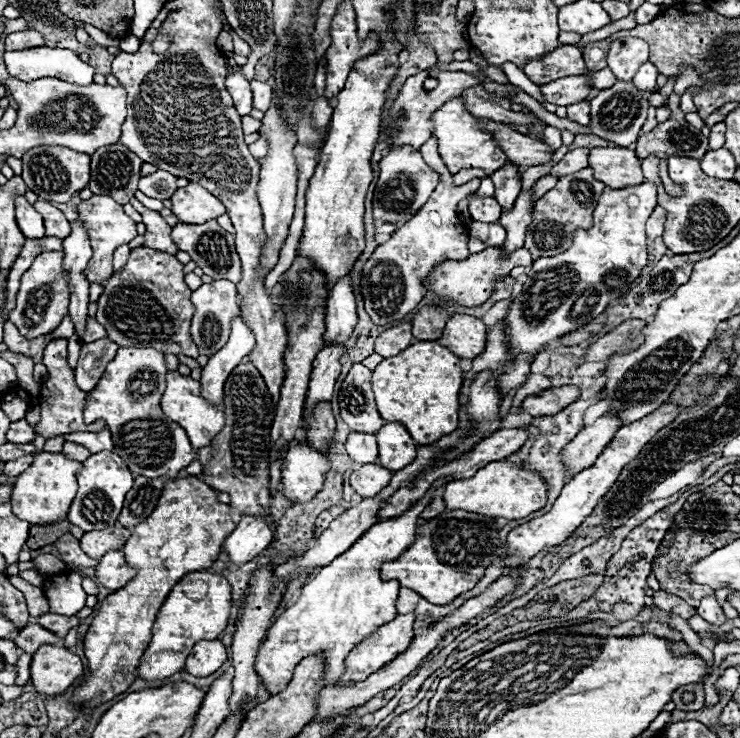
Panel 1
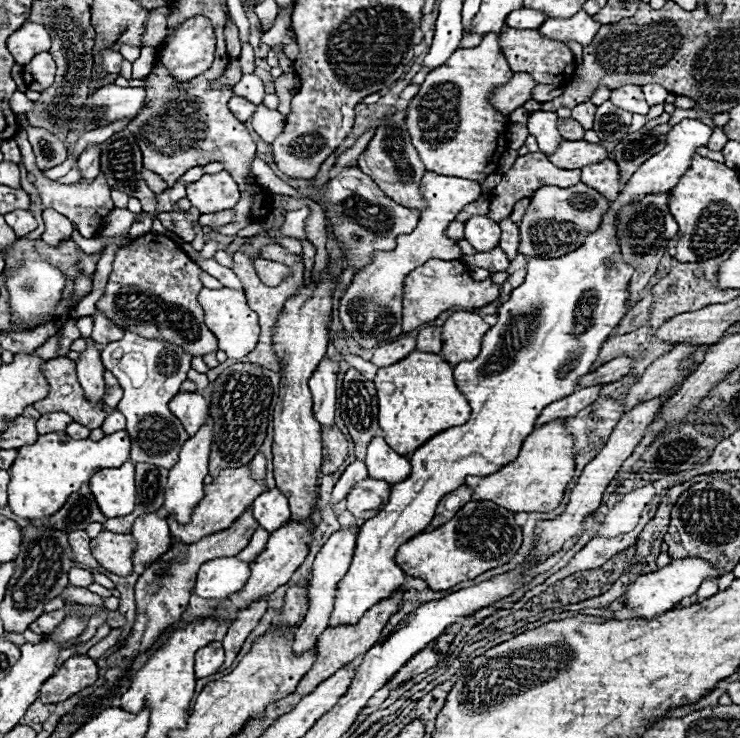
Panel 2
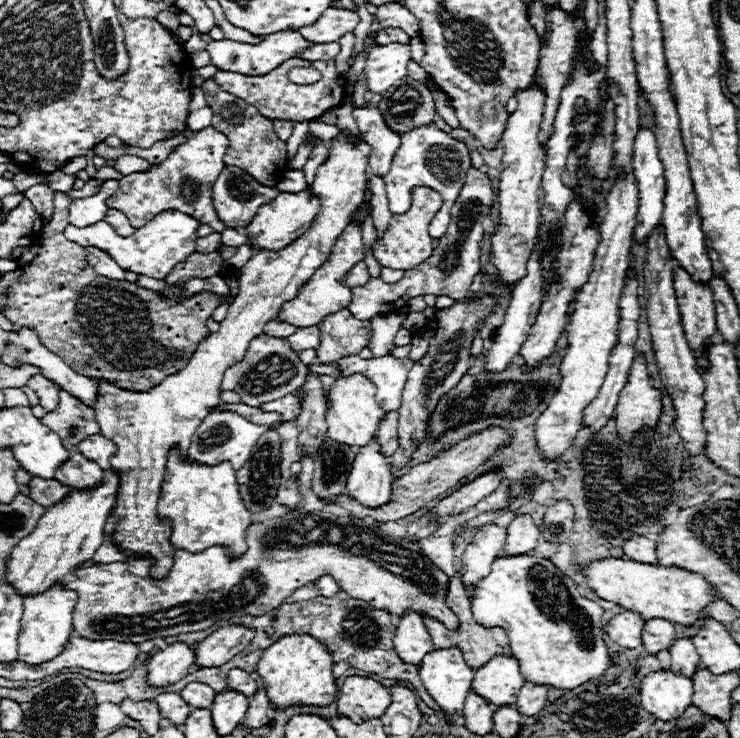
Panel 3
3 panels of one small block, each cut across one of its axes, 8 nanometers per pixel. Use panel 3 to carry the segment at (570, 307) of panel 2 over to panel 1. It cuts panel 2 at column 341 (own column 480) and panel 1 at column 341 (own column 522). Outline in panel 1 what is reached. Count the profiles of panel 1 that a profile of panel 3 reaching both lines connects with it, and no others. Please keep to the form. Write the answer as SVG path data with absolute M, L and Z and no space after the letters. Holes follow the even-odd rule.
M438 480L432 488L430 494L424 496L422 500L418 500L410 510L406 510L402 516L390 518L386 522L376 522L362 538L358 538L358 542L354 542L354 546L350 546L350 550L346 550L344 554L340 554L334 562L330 562L328 566L320 568L318 574L314 574L304 586L302 586L302 594L298 598L298 602L290 608L286 608L276 622L272 622L272 626L268 628L268 636L266 640L260 644L258 654L256 654L256 674L260 676L260 682L264 684L264 688L270 694L278 694L286 688L286 684L292 678L294 668L308 656L316 656L320 654L326 662L324 666L324 674L320 678L322 684L330 686L334 682L340 680L340 676L346 670L346 656L360 644L364 642L364 638L368 638L372 632L378 630L378 626L388 624L398 612L396 612L396 598L398 598L398 588L400 584L396 580L390 582L382 582L380 580L380 568L384 562L394 560L398 554L402 554L402 550L406 550L406 546L410 546L410 542L414 542L414 530L418 528L418 518L420 512L426 508L426 502L430 502L432 498L432 490L436 490L438 486L442 486L444 480Z

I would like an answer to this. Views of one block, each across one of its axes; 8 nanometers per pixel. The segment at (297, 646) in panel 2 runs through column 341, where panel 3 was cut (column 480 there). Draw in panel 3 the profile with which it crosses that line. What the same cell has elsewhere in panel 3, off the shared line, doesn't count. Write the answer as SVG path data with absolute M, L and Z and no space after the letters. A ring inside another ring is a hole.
M486 524L482 526L480 532L474 534L472 542L466 546L462 554L462 568L466 570L462 576L462 584L470 600L478 580L488 576L490 566L504 548L504 544L506 544L506 528L500 528L496 524Z

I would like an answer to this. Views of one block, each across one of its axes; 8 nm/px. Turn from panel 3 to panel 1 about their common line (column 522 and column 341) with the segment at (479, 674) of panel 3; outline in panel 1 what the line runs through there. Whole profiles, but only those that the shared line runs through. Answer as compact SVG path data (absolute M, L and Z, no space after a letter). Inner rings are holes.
M414 612L398 614L392 622L384 624L376 634L356 646L346 658L346 672L338 684L348 680L368 678L374 670L392 662L402 650L406 650L414 638Z

